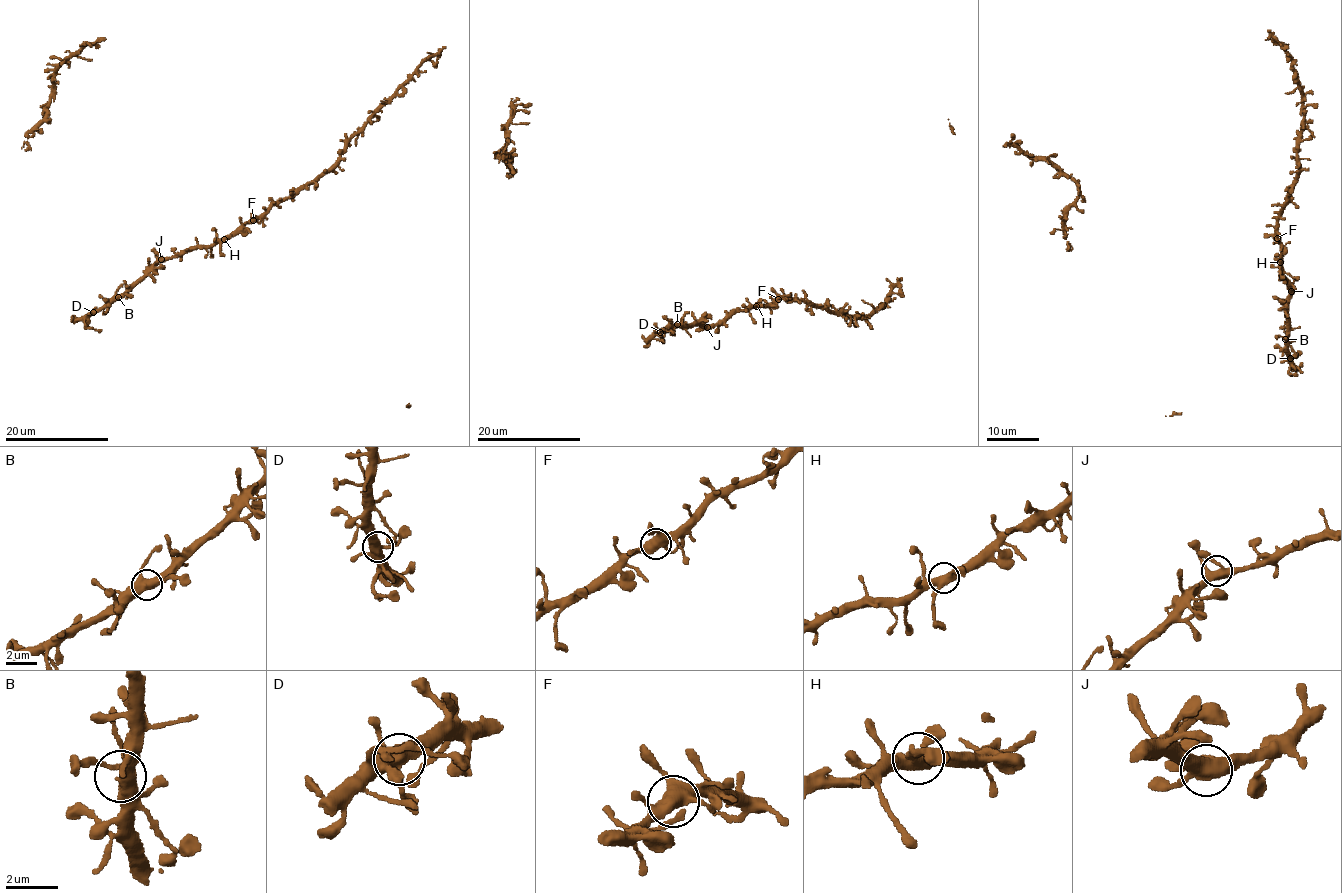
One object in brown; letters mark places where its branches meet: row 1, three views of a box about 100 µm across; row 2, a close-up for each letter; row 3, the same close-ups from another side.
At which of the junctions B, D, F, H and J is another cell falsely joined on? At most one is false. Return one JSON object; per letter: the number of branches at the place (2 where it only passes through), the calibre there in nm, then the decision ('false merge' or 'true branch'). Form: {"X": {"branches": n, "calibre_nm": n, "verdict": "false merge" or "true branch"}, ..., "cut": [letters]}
{"B": {"branches": 4, "calibre_nm": 460, "verdict": "true branch"}, "D": {"branches": 4, "calibre_nm": 440, "verdict": "true branch"}, "F": {"branches": 4, "calibre_nm": 480, "verdict": "true branch"}, "H": {"branches": 4, "calibre_nm": 440, "verdict": "true branch"}, "J": {"branches": 4, "calibre_nm": 460, "verdict": "true branch"}, "cut": []}

